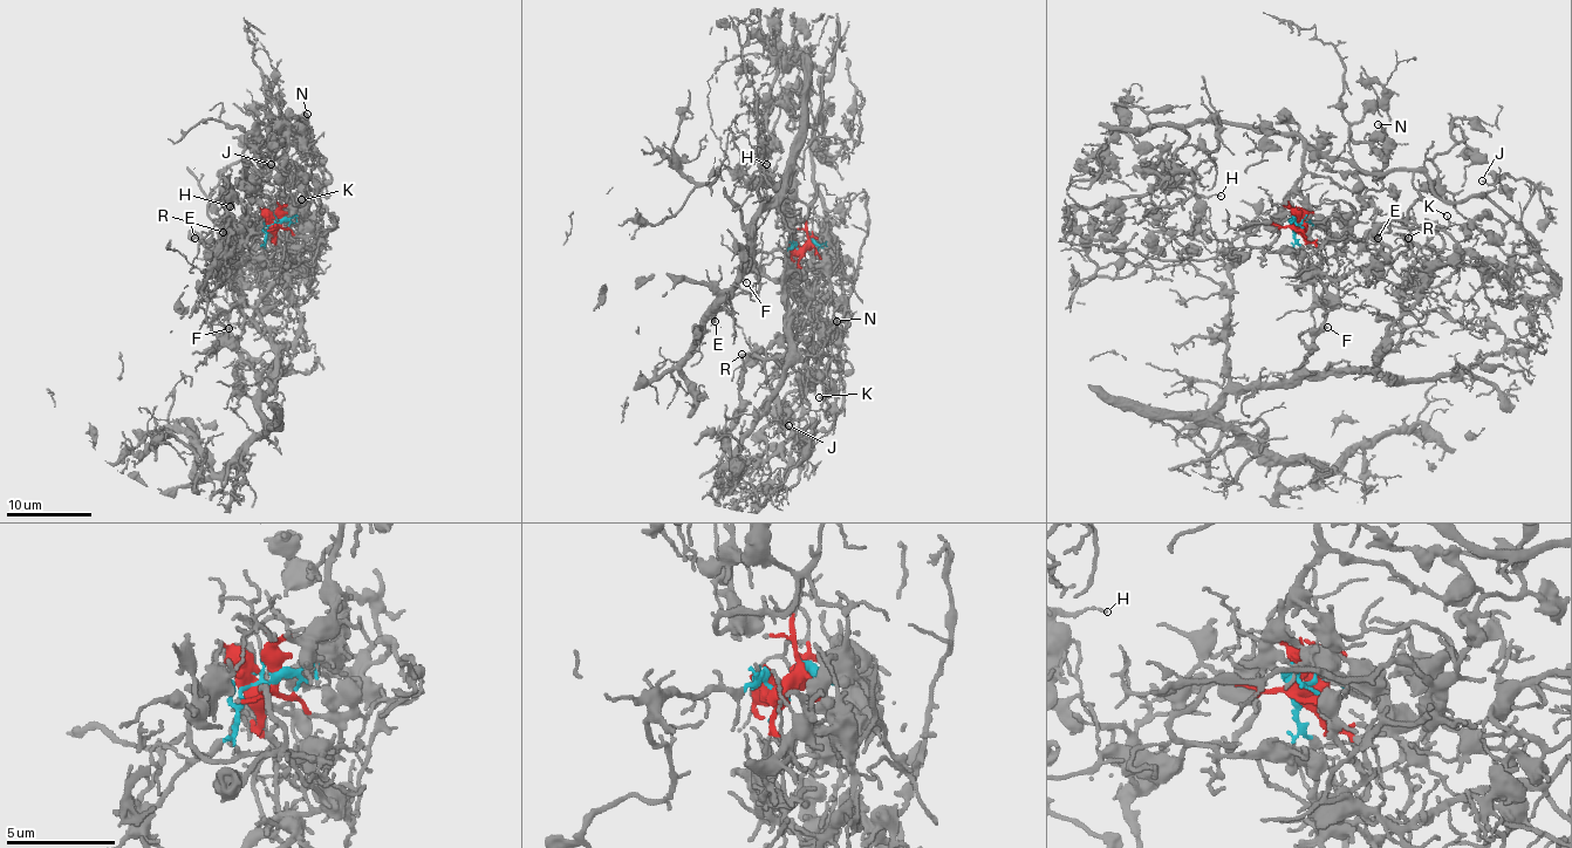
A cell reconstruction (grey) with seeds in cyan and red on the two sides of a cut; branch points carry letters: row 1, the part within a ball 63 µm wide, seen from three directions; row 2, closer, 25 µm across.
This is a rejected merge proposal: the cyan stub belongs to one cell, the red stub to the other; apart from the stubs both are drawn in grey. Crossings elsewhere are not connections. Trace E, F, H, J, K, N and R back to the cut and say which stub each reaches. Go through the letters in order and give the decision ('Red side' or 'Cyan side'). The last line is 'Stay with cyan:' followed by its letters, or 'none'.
E: Cyan side
F: Cyan side
H: Red side
J: Red side
K: Red side
N: Red side
R: Cyan side
Stay with cyan: E, F, R

